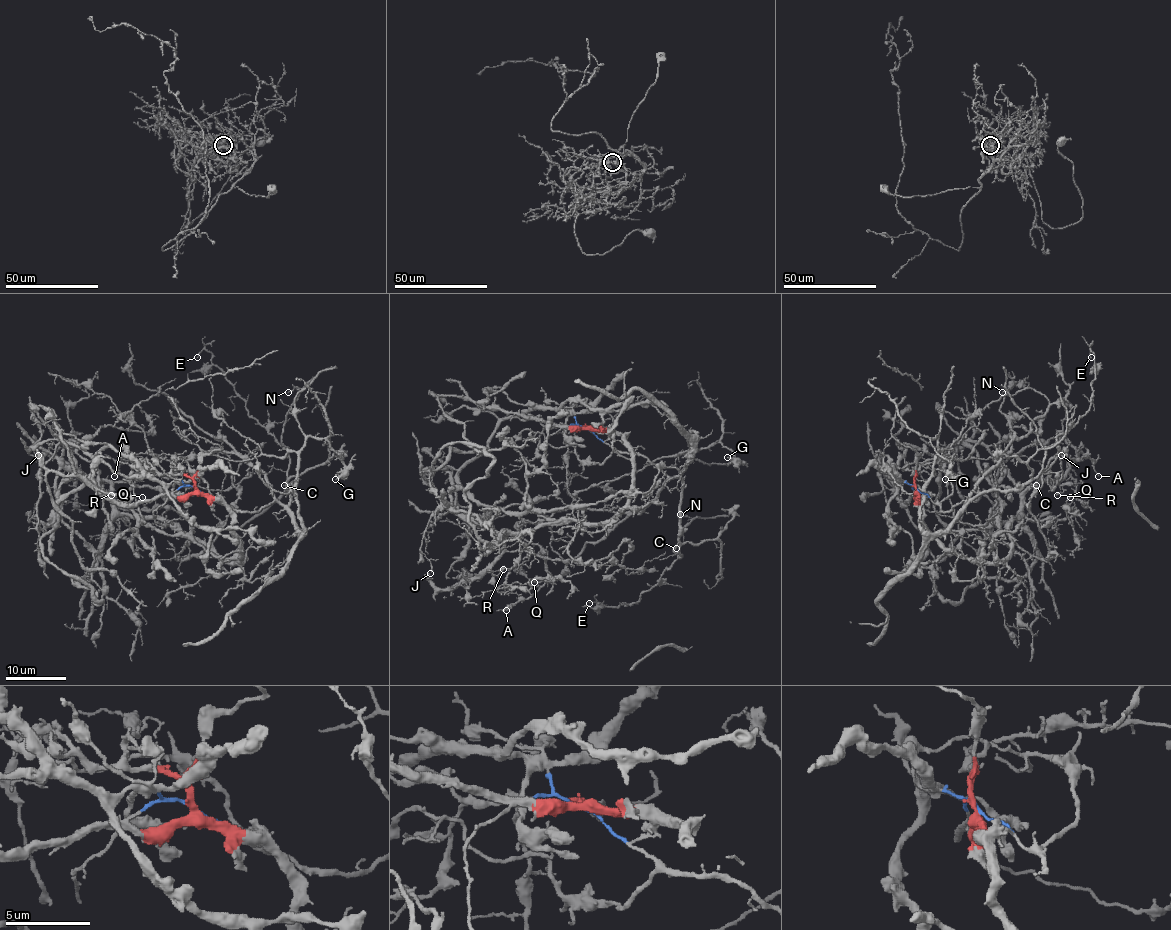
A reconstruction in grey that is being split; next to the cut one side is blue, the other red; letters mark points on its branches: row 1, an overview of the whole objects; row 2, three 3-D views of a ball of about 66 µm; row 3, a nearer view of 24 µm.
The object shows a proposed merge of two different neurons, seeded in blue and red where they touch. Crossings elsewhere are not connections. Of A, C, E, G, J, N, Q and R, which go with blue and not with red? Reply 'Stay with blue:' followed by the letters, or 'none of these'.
Stay with blue: C, E, G, N

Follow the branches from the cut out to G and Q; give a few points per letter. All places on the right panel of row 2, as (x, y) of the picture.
G: (917, 489), (943, 512), (964, 502), (944, 530), (920, 525), (935, 436), (931, 443), (949, 463), (944, 480)
Q: (917, 489), (923, 525), (946, 548), (975, 557), (984, 557), (1011, 519), (1073, 513), (1066, 507), (1070, 496)

